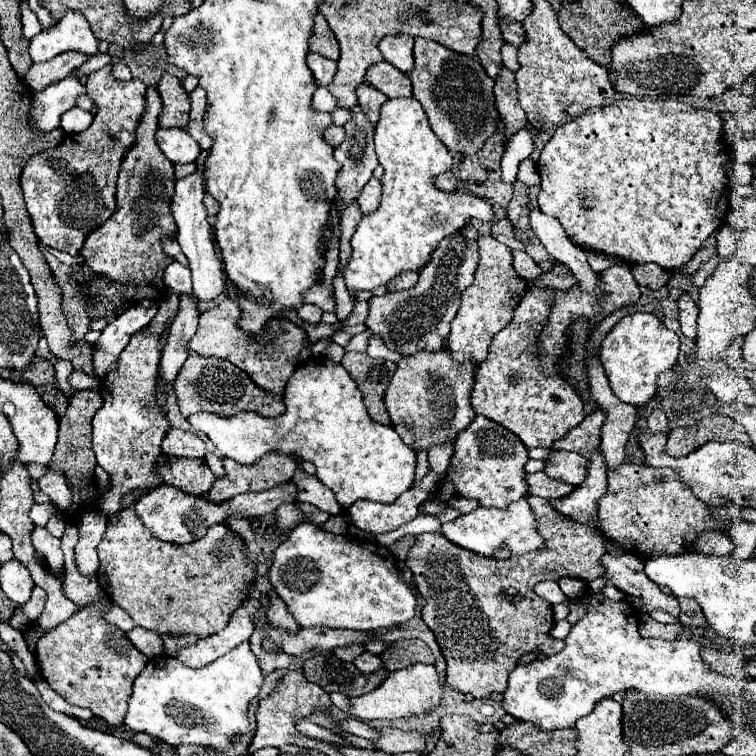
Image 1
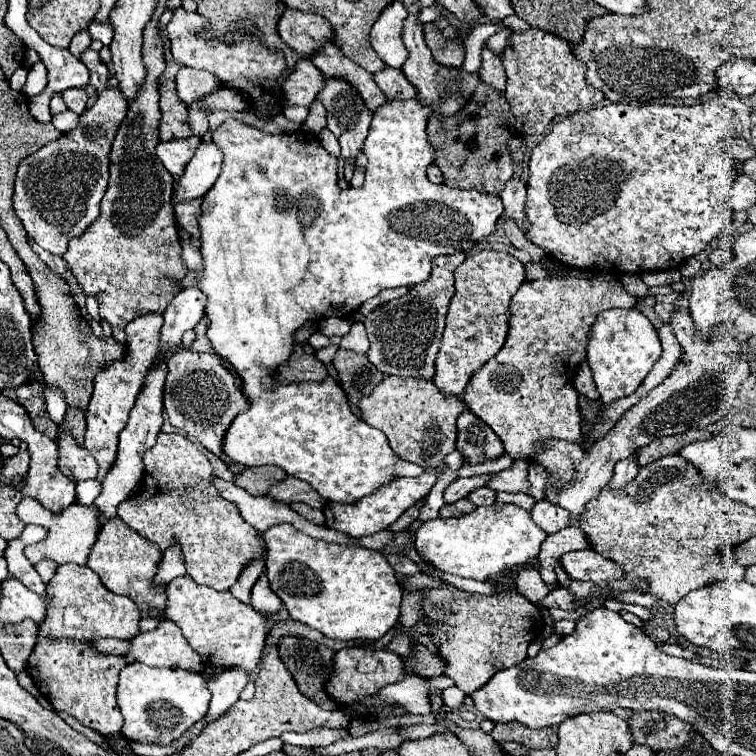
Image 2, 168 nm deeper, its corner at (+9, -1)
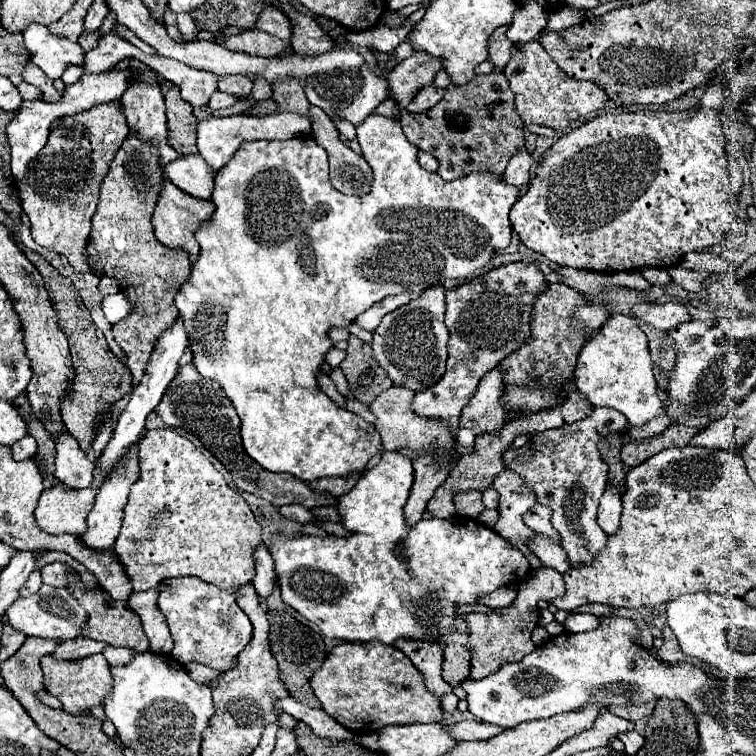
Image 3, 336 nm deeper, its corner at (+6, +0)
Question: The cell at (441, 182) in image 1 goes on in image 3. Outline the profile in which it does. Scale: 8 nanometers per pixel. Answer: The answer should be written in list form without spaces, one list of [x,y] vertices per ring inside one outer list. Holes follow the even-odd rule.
[[[423,150],[417,152],[417,162],[419,162],[425,170],[429,170],[429,172],[437,172],[437,168],[439,168],[437,160],[435,160],[429,152],[423,152]]]

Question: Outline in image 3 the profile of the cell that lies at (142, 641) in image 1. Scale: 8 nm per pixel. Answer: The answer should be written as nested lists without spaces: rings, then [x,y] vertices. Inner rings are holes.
[[[77,638],[77,640],[69,640],[69,642],[61,642],[55,652],[51,652],[51,656],[59,658],[59,660],[79,660],[91,654],[99,654],[107,648],[107,644],[101,644],[97,640],[91,638]]]

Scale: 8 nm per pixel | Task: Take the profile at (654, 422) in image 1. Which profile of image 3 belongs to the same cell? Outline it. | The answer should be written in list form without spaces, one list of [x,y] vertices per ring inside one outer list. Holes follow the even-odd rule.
[[[607,488],[603,498],[601,498],[601,506],[597,512],[597,524],[601,526],[601,530],[605,534],[613,534],[615,530],[619,530],[619,518],[621,518],[621,494],[617,488]]]

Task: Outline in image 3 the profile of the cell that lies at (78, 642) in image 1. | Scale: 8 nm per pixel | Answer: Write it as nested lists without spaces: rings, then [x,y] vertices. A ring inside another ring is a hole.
[[[93,654],[81,660],[57,660],[43,656],[41,670],[45,674],[45,690],[63,702],[63,710],[71,714],[81,714],[83,710],[103,704],[105,696],[111,692],[111,672],[103,654]]]

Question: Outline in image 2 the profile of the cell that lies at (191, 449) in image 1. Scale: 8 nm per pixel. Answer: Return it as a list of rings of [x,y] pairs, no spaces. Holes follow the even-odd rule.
[[[160,433],[156,445],[144,453],[144,465],[148,475],[142,479],[142,491],[120,503],[118,515],[162,551],[176,539],[184,551],[188,575],[200,585],[228,591],[242,567],[264,553],[256,529],[214,489],[210,461],[186,435]]]

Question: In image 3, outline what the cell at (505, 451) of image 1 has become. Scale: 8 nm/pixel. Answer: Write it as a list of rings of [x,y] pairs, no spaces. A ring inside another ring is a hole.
[[[501,368],[489,370],[481,378],[475,396],[463,410],[461,426],[473,430],[477,436],[485,434],[485,432],[491,432],[491,434],[499,432],[503,428],[503,424],[507,422],[503,408],[499,408],[499,396],[501,396],[503,388],[505,388],[503,370]]]

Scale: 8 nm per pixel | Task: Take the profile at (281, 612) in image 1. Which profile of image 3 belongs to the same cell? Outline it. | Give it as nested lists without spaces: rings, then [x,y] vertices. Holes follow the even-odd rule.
[[[259,544],[255,548],[253,560],[255,560],[253,586],[261,598],[267,598],[271,594],[271,590],[275,588],[275,568],[273,568],[273,558],[271,558],[269,550],[265,548],[265,544]]]

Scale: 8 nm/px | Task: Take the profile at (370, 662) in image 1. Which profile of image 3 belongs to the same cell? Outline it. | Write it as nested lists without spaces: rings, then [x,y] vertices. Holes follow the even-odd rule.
[[[343,642],[335,646],[309,684],[321,700],[321,708],[355,734],[377,732],[377,728],[389,724],[443,720],[441,702],[427,690],[423,674],[401,650],[381,642]]]

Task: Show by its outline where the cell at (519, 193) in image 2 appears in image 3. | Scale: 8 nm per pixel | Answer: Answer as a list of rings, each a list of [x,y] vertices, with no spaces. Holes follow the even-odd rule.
[[[519,148],[515,150],[515,154],[511,156],[507,170],[505,170],[505,180],[517,188],[523,188],[529,182],[529,172],[533,166],[533,156],[527,152],[527,148]]]

